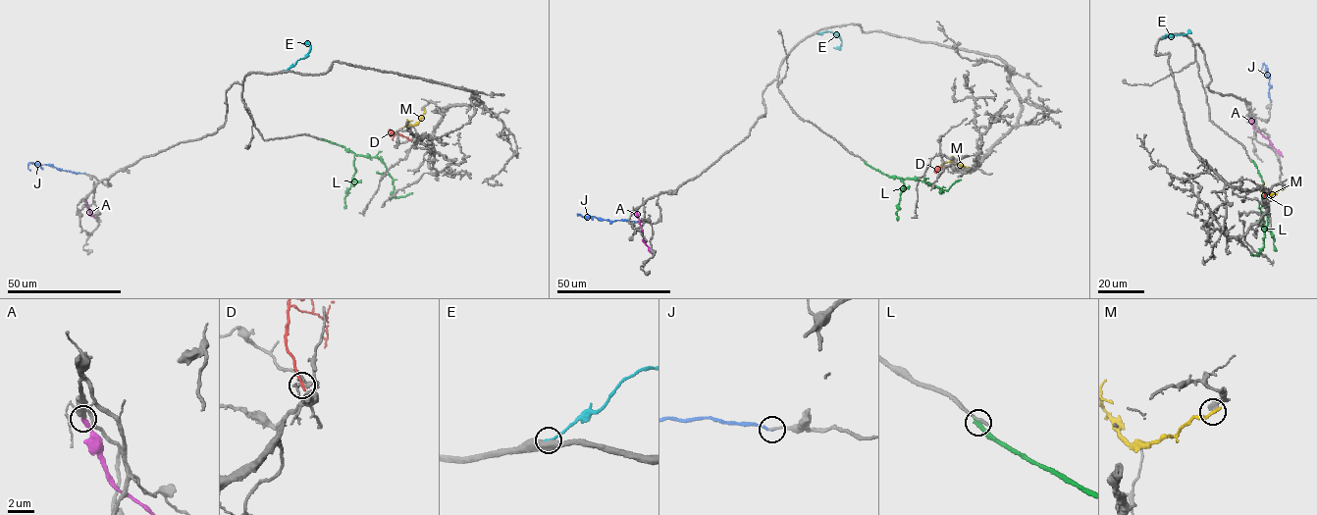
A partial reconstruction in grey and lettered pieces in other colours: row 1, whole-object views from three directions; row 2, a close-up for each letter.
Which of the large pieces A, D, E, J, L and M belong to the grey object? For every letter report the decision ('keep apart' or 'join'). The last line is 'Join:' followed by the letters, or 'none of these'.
A: keep apart
D: keep apart
E: keep apart
J: join
L: keep apart
M: keep apart
Join: J

